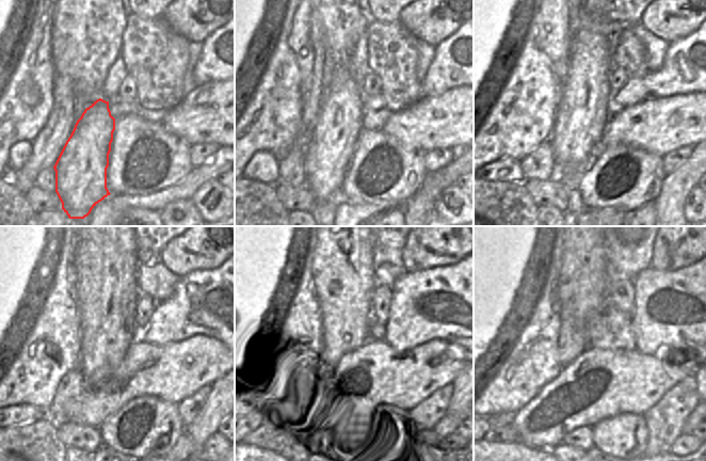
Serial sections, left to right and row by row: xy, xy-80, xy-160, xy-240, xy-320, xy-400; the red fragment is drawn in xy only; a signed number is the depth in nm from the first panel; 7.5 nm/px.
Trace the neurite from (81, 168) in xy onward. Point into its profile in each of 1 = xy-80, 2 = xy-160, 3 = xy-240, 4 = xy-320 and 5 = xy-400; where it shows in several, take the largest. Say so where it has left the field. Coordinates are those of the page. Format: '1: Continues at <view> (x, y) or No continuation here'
1: Continues at xy-80 (327, 154)
2: Continues at xy-160 (583, 109)
3: Continues at xy-240 (107, 318)
4: Continues at xy-320 (345, 319)
5: Continues at xy-400 (589, 288).

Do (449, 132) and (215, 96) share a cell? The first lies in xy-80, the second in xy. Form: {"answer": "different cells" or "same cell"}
{"answer": "same cell"}

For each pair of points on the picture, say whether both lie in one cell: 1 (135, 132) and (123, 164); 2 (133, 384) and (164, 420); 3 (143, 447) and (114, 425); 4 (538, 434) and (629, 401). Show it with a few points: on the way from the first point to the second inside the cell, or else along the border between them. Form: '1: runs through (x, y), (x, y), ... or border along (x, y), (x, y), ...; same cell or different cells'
1: runs through (134, 140), (125, 157); same cell
2: border along (167, 401), (154, 396), (138, 396), (121, 408); different cells
3: runs through (153, 426), (156, 409), (150, 403), (130, 408); same cell
4: runs through (535, 406), (584, 359), (607, 367); same cell

